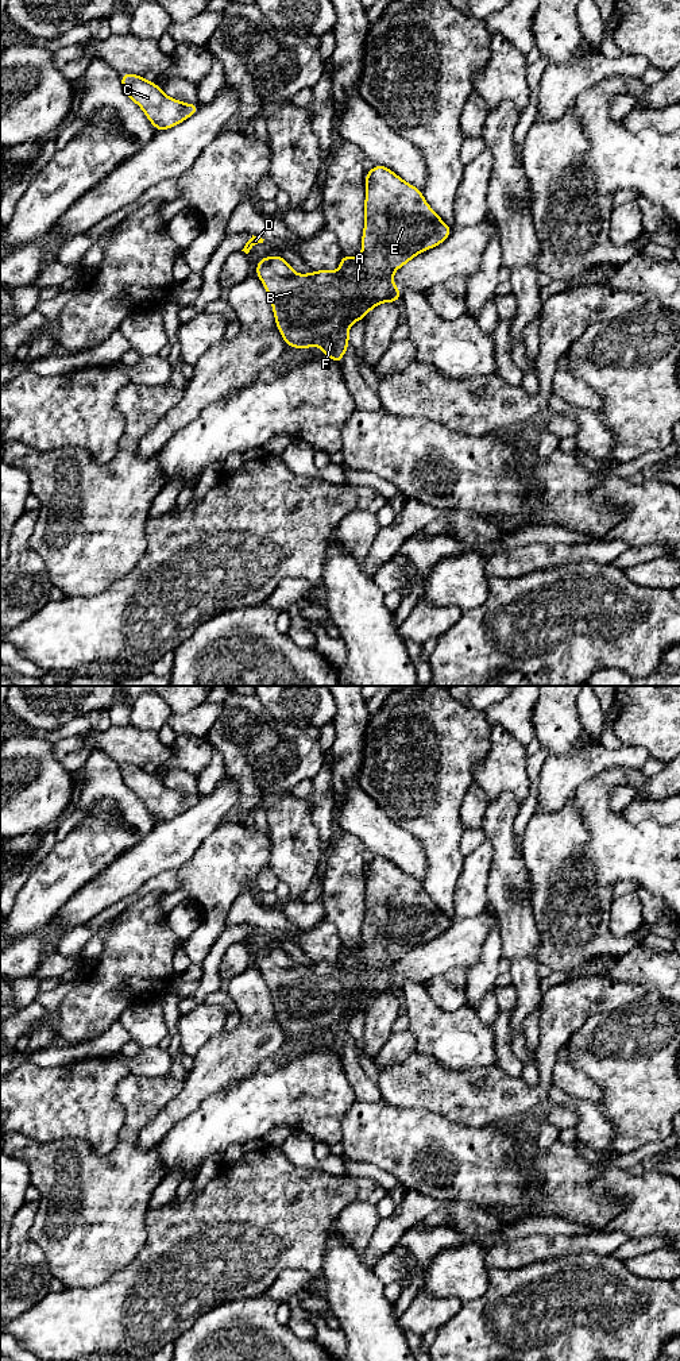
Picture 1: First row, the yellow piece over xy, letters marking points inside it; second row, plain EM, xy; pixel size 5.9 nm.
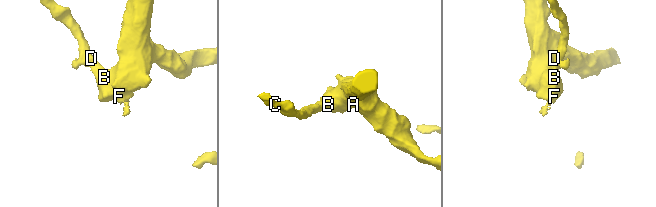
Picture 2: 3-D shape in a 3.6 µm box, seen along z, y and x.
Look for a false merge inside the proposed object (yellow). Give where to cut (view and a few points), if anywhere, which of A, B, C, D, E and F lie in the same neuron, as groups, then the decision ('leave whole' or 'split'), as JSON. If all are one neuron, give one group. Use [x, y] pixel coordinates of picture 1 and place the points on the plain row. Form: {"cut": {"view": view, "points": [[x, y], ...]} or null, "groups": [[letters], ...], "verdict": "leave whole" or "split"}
{"cut": null, "groups": [["A", "B", "C", "D", "E", "F"]], "verdict": "leave whole"}

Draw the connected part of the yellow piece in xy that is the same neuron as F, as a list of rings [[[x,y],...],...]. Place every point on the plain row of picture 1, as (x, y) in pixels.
[[[375,856],[366,864],[364,922],[358,951],[343,945],[336,963],[295,965],[286,951],[274,946],[259,951],[255,965],[270,988],[277,1019],[286,1037],[310,1040],[318,1036],[328,1049],[341,1055],[349,1037],[352,1014],[364,1011],[380,994],[399,992],[401,982],[393,973],[394,963],[417,945],[443,934],[451,924],[452,919],[428,897],[421,882],[390,860]]]

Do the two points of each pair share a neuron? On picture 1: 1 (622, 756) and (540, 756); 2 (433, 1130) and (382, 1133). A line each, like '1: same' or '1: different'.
1: different
2: same

